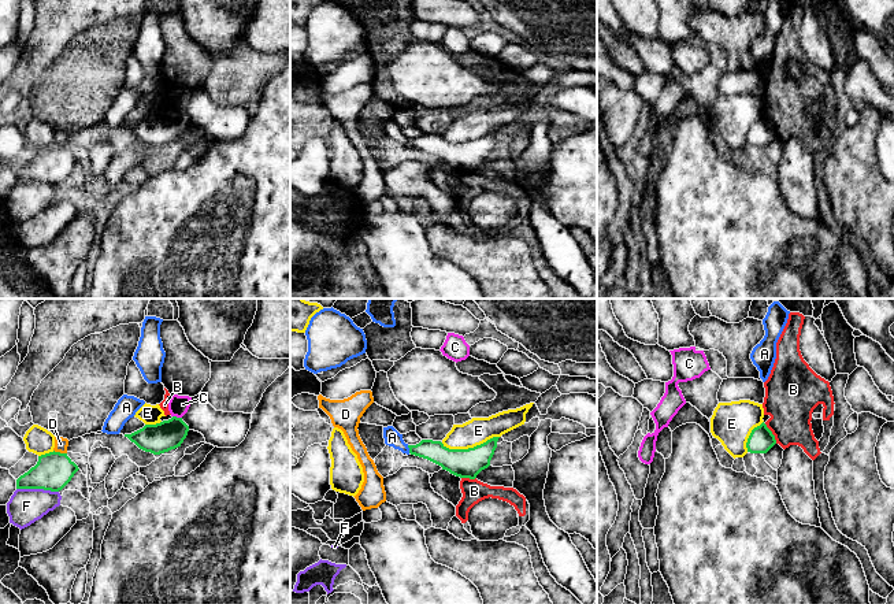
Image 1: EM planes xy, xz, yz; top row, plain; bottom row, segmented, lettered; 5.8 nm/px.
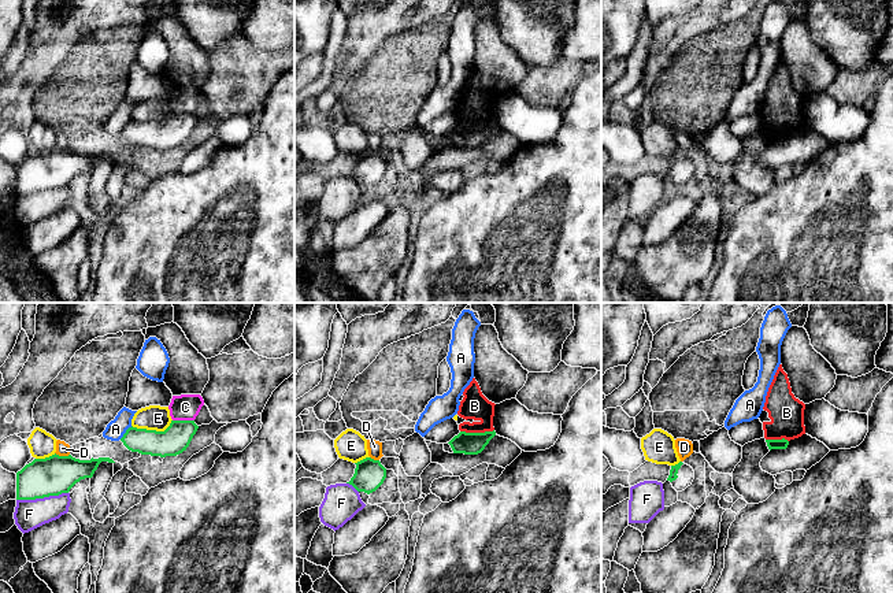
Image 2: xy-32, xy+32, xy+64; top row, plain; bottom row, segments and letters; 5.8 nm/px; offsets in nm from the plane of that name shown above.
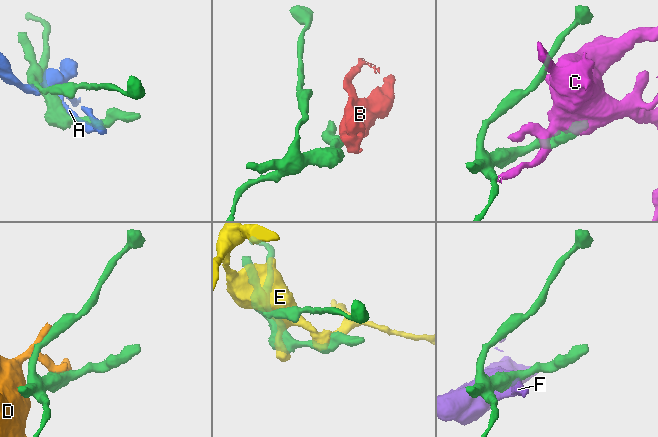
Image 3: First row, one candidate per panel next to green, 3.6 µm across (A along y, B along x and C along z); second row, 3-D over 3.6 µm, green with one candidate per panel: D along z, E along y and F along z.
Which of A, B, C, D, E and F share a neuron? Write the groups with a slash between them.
A / B / C / D / E / F

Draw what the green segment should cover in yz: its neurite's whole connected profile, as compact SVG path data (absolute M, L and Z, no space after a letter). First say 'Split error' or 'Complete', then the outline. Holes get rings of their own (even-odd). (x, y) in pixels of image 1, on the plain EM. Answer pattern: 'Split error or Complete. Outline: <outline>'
Complete. Outline: M763 115L760 119L752 123L746 141L750 147L767 147L775 137L775 129Z

